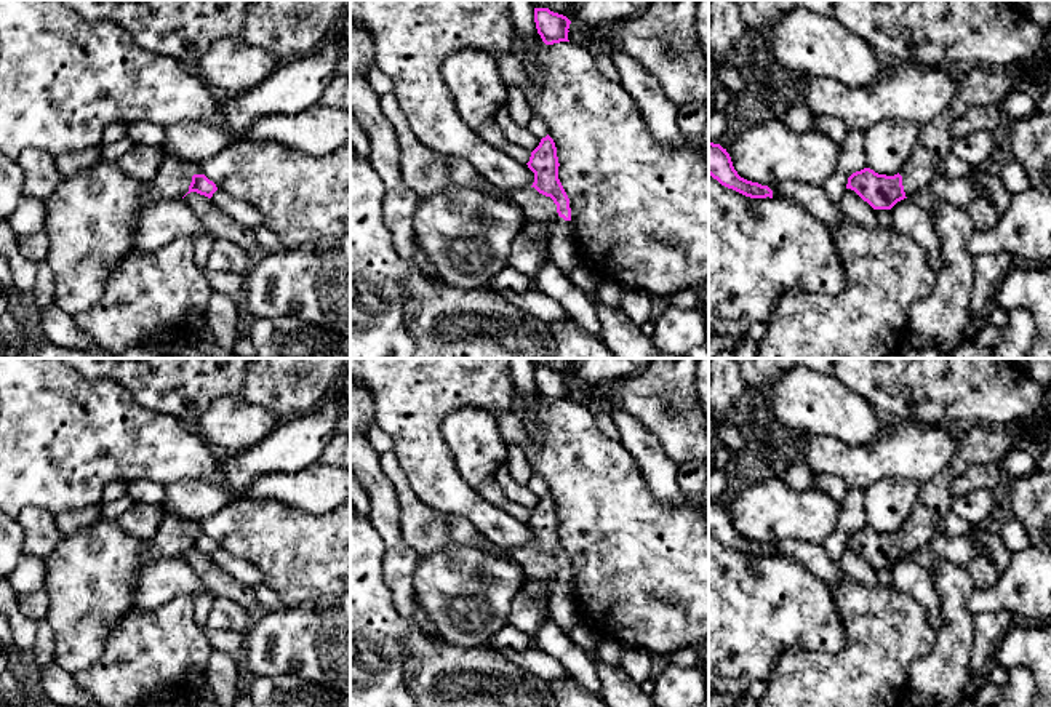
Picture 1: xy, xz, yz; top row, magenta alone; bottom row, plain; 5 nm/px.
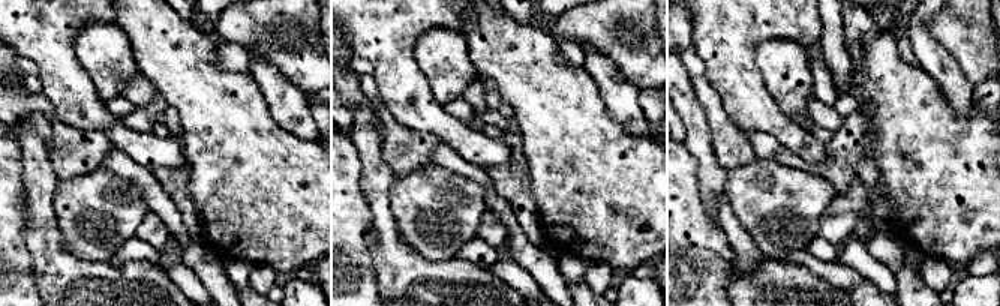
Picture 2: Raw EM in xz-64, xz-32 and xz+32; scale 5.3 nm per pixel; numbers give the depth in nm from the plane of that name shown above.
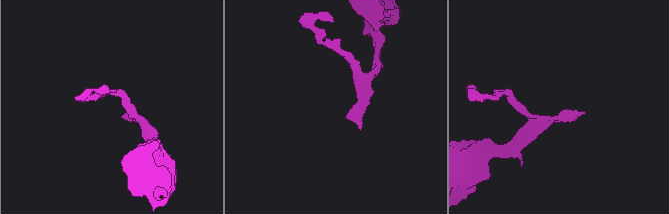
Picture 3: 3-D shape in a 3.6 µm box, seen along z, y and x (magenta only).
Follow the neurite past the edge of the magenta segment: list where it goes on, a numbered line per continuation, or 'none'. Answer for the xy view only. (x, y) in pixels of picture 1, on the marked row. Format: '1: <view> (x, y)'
1: xy (175, 176)

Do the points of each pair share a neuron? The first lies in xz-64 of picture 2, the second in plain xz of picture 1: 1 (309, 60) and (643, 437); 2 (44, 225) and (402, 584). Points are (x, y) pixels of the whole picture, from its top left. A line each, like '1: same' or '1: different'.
1: different
2: same

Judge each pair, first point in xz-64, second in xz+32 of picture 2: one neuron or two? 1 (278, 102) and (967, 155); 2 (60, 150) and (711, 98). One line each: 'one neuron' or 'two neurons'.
1: two neurons
2: one neuron

